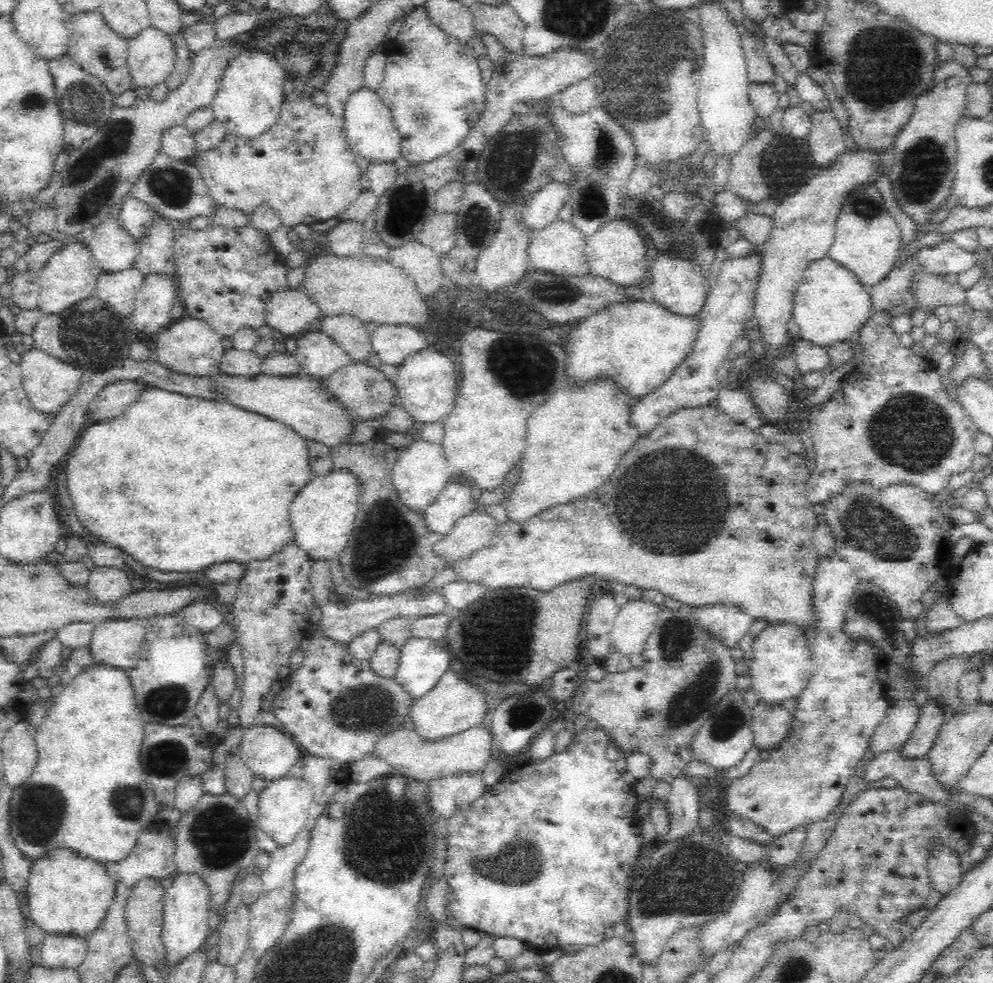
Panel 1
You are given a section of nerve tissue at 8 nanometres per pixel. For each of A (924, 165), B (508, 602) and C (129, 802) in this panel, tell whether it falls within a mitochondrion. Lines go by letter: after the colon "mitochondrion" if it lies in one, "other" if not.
A: mitochondrion
B: other
C: mitochondrion

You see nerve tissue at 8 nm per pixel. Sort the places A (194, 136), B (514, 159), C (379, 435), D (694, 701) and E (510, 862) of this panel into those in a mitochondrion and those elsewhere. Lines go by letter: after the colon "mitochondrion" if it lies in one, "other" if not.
A: other
B: mitochondrion
C: other
D: mitochondrion
E: mitochondrion

